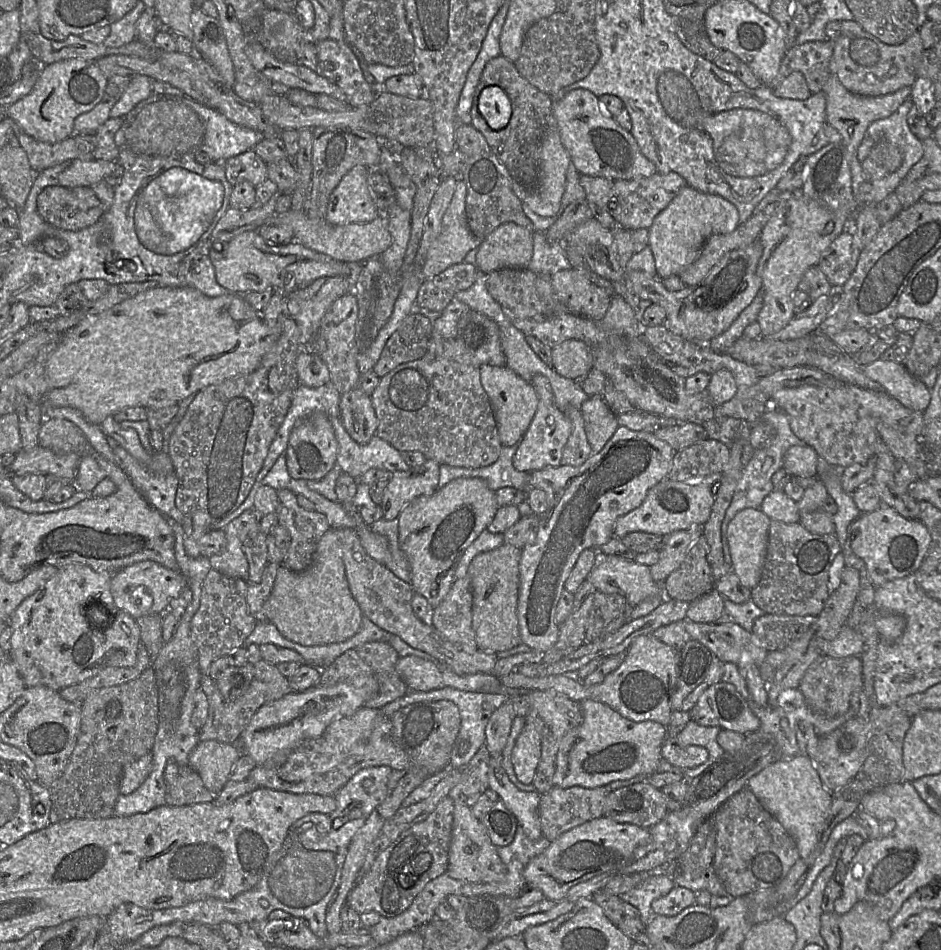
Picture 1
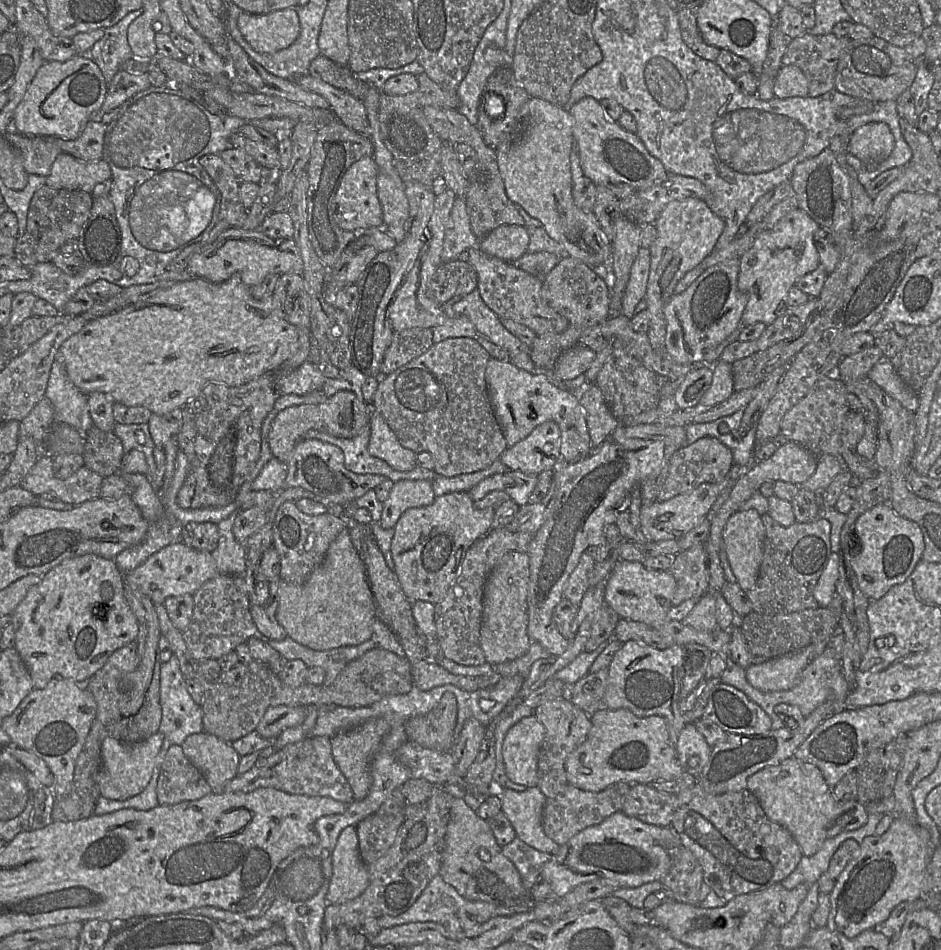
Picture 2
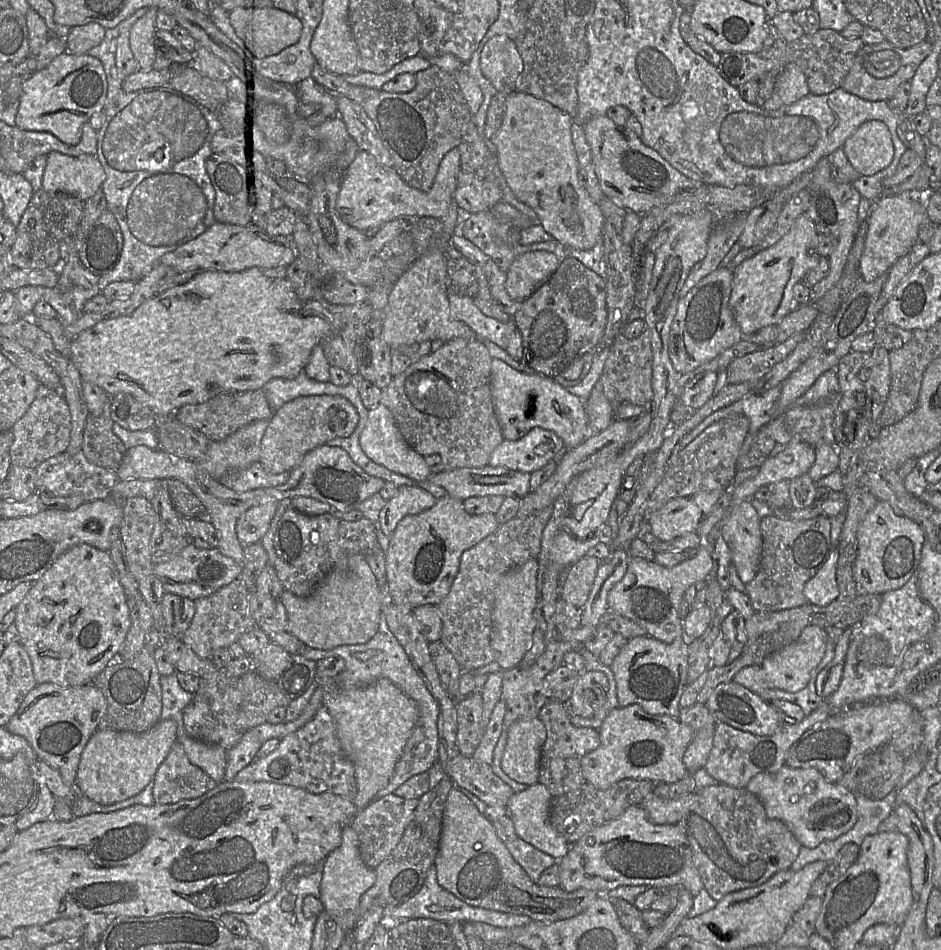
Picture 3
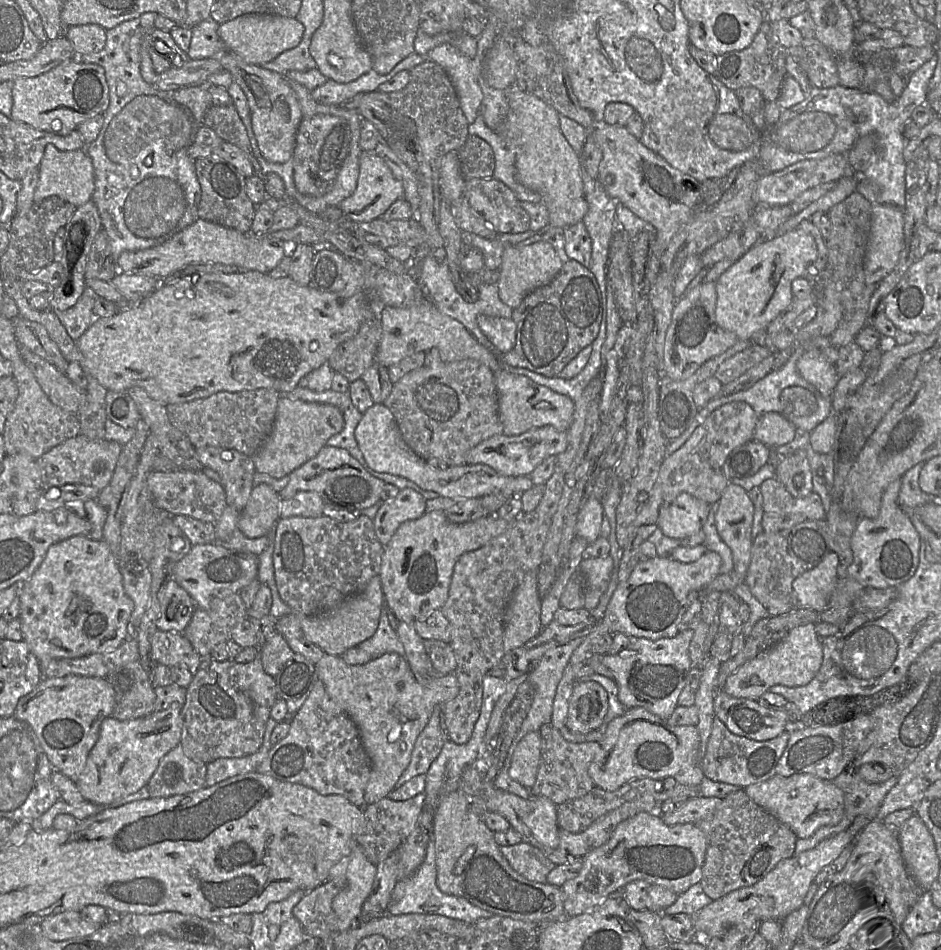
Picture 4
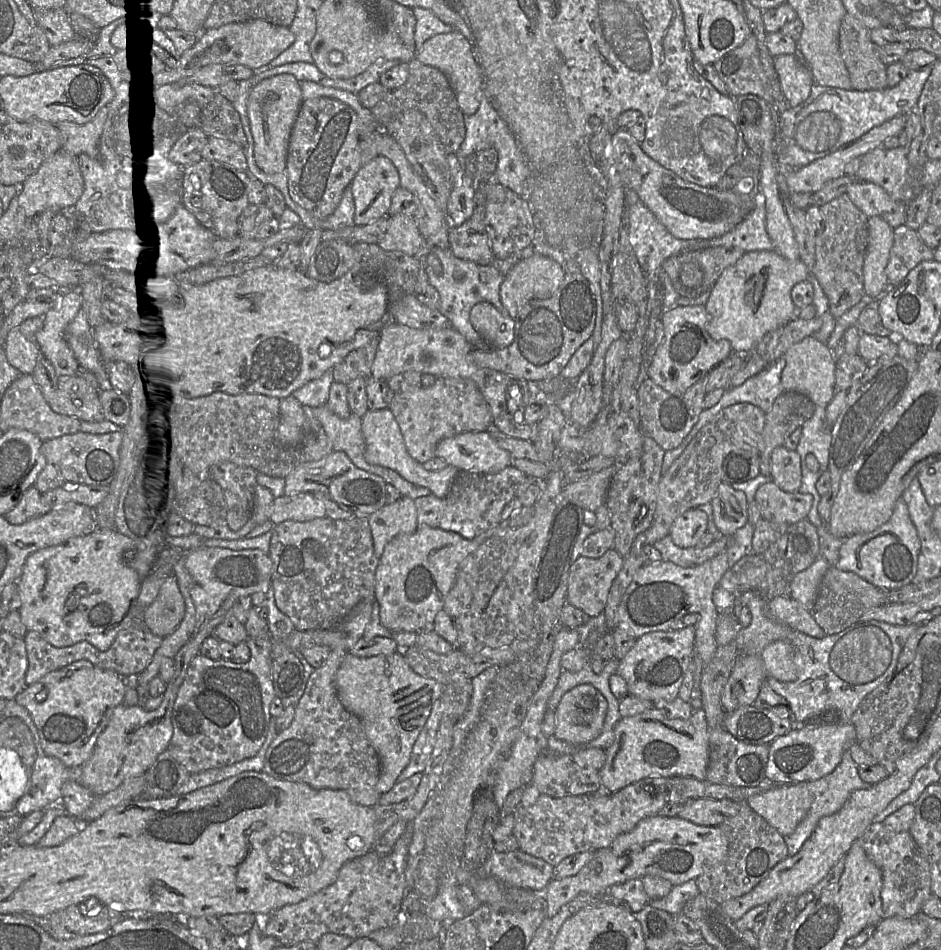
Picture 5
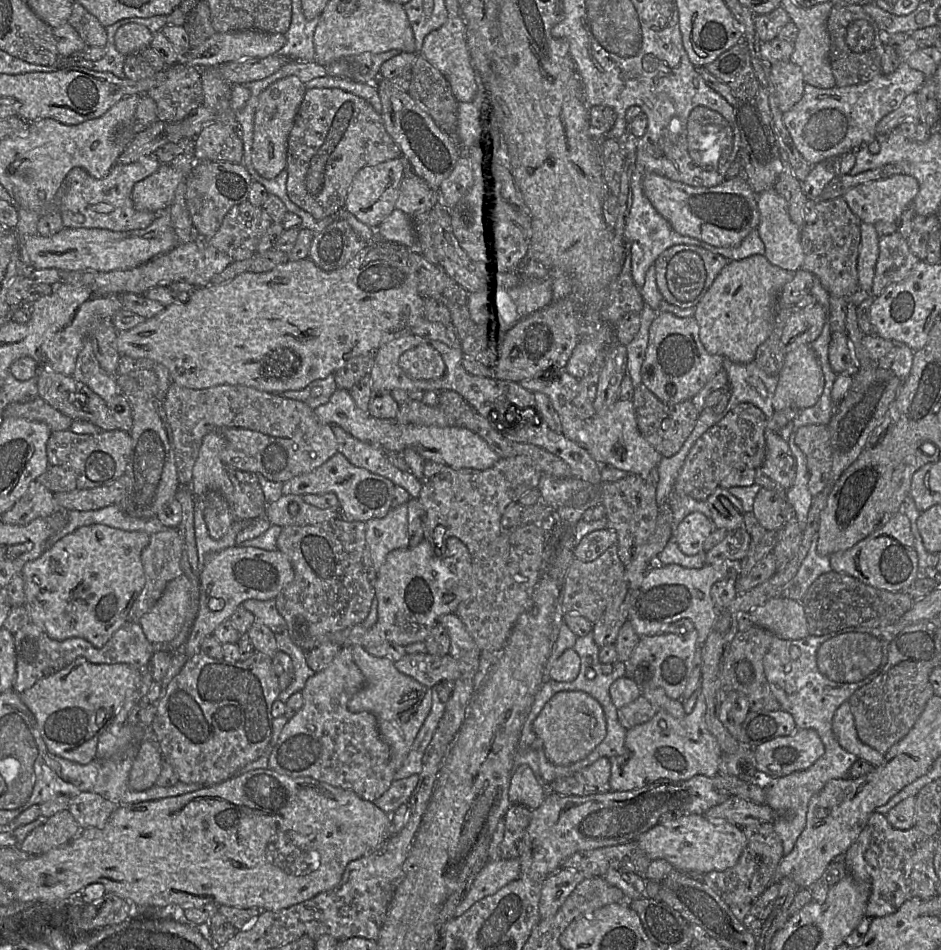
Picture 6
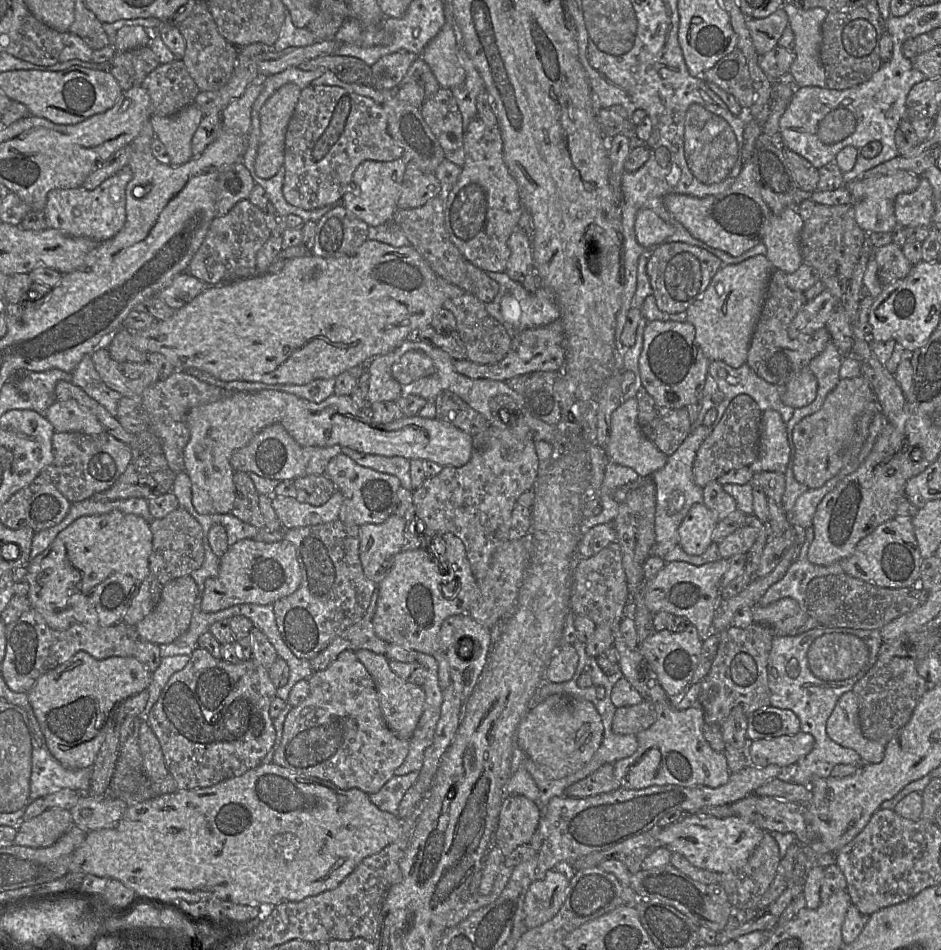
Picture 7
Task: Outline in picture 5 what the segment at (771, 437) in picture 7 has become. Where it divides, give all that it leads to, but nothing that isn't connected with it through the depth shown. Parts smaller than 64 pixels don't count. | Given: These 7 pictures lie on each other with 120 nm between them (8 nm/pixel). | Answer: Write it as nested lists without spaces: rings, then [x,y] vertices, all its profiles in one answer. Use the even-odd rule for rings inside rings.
[[[784,446],[775,448],[771,455],[771,478],[783,491],[798,492],[802,483],[799,454]]]

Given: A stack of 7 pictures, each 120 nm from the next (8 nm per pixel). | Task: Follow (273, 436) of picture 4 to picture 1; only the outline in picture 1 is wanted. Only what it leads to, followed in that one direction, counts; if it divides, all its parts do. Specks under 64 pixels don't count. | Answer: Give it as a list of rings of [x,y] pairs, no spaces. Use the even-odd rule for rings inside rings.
[[[357,387],[341,395],[339,408],[342,424],[351,438],[359,444],[368,443],[378,428],[371,397]]]

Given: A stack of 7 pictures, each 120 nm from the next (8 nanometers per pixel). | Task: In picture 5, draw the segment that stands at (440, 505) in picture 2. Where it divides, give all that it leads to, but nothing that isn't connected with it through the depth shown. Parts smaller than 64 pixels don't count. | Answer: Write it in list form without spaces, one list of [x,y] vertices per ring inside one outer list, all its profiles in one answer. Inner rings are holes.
[[[522,507],[507,520],[473,539],[465,539],[453,531],[428,525],[418,526],[411,534],[394,537],[387,543],[375,573],[375,600],[380,606],[380,623],[390,632],[423,630],[436,613],[443,610],[460,564],[486,540],[496,534],[526,525],[534,515],[534,507]]]

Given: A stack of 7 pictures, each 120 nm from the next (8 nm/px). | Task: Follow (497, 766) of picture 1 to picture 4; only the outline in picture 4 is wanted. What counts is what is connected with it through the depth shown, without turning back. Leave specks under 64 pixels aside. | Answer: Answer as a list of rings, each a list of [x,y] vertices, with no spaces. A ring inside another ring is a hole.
[[[530,797],[529,814],[524,824],[531,835],[544,847],[555,849],[559,845],[559,827],[556,817],[556,805],[548,798]]]

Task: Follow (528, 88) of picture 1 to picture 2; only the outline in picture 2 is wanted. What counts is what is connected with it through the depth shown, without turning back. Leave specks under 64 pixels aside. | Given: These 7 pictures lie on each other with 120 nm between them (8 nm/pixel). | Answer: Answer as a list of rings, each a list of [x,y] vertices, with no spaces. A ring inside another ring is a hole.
[[[500,67],[490,75],[484,88],[484,93],[495,93],[504,99],[505,111],[502,117],[493,119],[483,109],[482,103],[479,107],[479,118],[476,127],[479,129],[485,143],[493,149],[501,144],[513,144],[524,133],[527,126],[528,101],[531,96],[517,83],[511,67]]]

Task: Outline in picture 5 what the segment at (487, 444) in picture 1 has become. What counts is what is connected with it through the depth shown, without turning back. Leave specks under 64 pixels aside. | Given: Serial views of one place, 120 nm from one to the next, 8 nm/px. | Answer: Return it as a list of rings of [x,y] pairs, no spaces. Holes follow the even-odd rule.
[[[440,377],[429,388],[400,390],[394,393],[389,408],[399,424],[408,453],[421,464],[436,457],[436,448],[443,439],[467,432],[489,431],[493,427],[492,413],[487,401],[476,383],[466,378]]]

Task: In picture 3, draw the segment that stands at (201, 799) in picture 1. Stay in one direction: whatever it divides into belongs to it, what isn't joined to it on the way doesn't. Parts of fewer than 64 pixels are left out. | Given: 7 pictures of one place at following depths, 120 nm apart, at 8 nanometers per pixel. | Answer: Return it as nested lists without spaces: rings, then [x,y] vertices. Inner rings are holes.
[[[175,742],[153,778],[156,804],[174,804],[195,799],[212,790],[217,783],[192,764],[180,742]]]

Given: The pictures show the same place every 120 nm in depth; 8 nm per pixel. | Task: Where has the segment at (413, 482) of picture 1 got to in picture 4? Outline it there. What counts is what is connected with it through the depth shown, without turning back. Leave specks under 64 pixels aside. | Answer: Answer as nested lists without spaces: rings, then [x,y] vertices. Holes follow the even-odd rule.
[[[411,488],[383,501],[373,520],[375,534],[385,547],[398,527],[405,521],[420,518],[426,512],[426,499]]]

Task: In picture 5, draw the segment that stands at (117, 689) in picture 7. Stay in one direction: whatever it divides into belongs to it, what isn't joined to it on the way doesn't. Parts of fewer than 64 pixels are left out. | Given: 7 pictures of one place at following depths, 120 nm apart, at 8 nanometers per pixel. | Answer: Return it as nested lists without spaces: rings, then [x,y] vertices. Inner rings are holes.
[[[79,660],[52,671],[38,682],[26,686],[15,700],[30,713],[45,754],[58,758],[71,769],[80,769],[92,755],[97,738],[108,724],[114,709],[123,702],[125,691],[126,679],[118,673],[99,668],[87,660]]]

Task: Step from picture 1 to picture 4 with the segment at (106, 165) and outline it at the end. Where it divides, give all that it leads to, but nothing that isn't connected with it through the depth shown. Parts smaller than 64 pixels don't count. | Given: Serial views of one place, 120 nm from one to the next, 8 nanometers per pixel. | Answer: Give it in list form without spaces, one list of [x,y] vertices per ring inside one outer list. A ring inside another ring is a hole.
[[[52,144],[46,146],[44,157],[39,165],[39,181],[34,192],[35,203],[51,196],[58,196],[77,208],[92,198],[94,188],[93,163],[85,149],[61,151]]]

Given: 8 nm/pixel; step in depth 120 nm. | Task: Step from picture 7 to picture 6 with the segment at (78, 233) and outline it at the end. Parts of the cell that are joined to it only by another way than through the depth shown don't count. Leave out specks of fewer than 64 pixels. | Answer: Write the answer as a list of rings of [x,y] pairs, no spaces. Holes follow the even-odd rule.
[[[153,153],[142,156],[129,164],[116,163],[101,179],[92,177],[83,168],[73,168],[56,194],[57,208],[64,227],[100,228],[120,232],[148,227],[157,218],[157,213],[136,210],[133,206],[131,193],[135,183],[155,173],[160,165],[161,162]],[[99,203],[109,203],[113,206],[113,210],[105,213],[92,210],[92,205]]]

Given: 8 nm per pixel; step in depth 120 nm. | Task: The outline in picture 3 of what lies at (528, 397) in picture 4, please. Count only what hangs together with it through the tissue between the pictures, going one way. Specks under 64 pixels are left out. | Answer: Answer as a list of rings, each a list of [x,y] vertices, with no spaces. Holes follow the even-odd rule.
[[[493,358],[490,386],[495,415],[504,439],[519,440],[532,428],[541,427],[555,432],[569,450],[587,438],[589,426],[584,400],[567,391],[554,378],[523,373]]]

